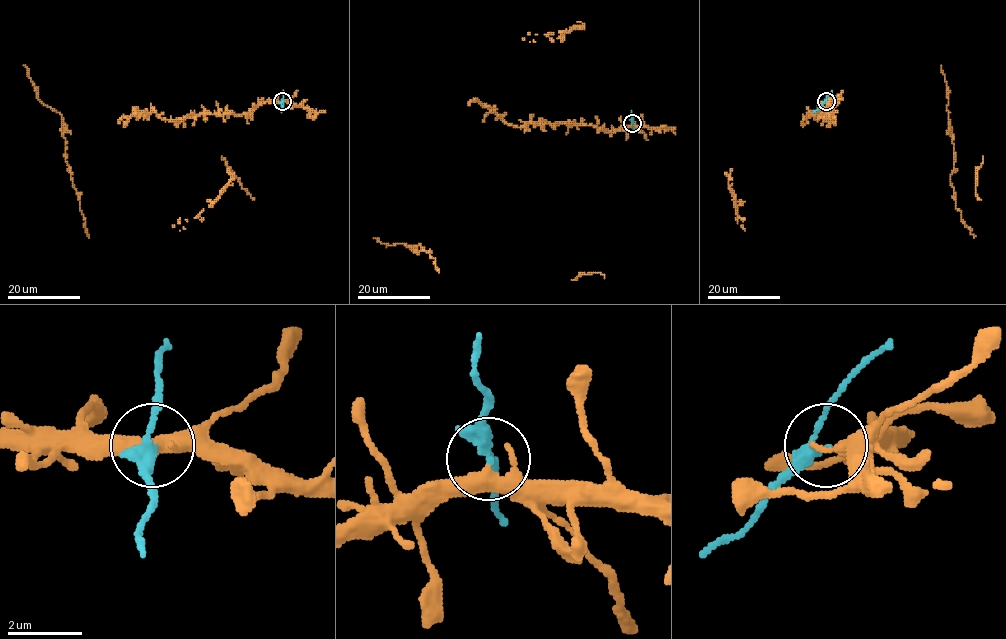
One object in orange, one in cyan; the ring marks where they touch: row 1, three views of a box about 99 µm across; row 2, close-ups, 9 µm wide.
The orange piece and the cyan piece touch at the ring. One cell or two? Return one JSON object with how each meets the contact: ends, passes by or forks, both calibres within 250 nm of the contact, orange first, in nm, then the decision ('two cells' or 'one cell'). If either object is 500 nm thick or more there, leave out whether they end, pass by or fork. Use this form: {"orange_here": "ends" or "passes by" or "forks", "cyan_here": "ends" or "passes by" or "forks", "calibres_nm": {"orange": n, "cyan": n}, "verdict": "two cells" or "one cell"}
{"orange_here": "forks", "cyan_here": "passes by", "calibres_nm": {"orange": 320, "cyan": 240}, "verdict": "two cells"}

